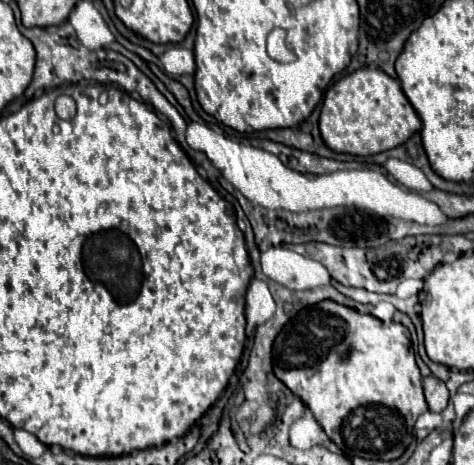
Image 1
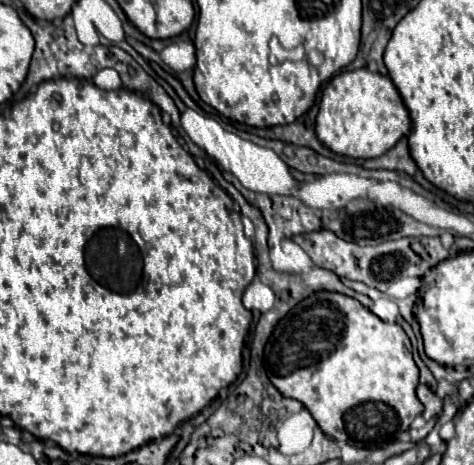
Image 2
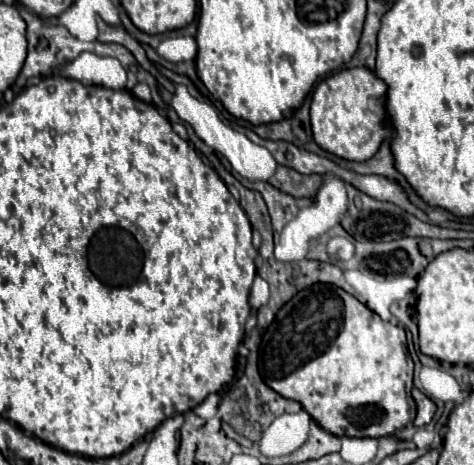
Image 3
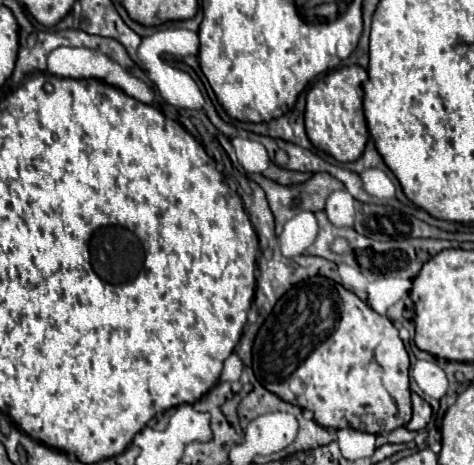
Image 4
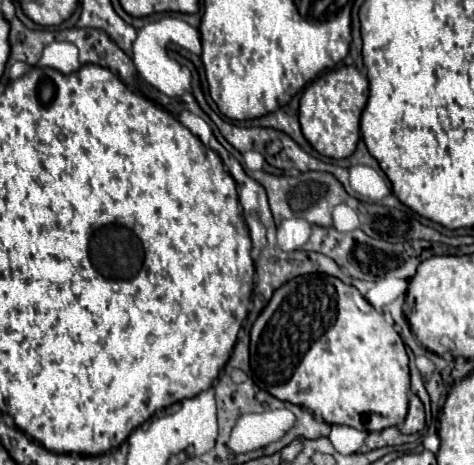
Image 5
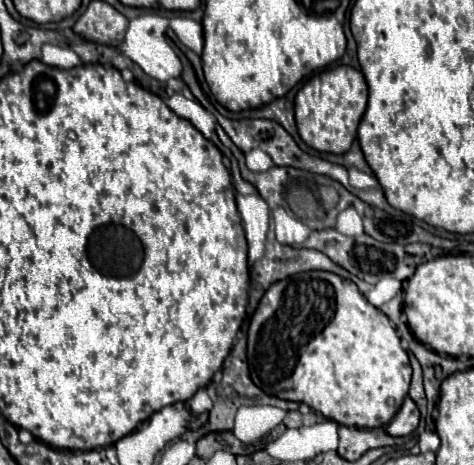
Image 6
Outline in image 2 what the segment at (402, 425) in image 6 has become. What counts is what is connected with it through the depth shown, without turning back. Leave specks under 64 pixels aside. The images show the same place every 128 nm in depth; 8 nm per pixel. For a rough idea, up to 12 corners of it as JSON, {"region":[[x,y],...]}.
{"region":[[420,384],[416,396],[424,404],[424,420],[442,412],[442,400]]}

